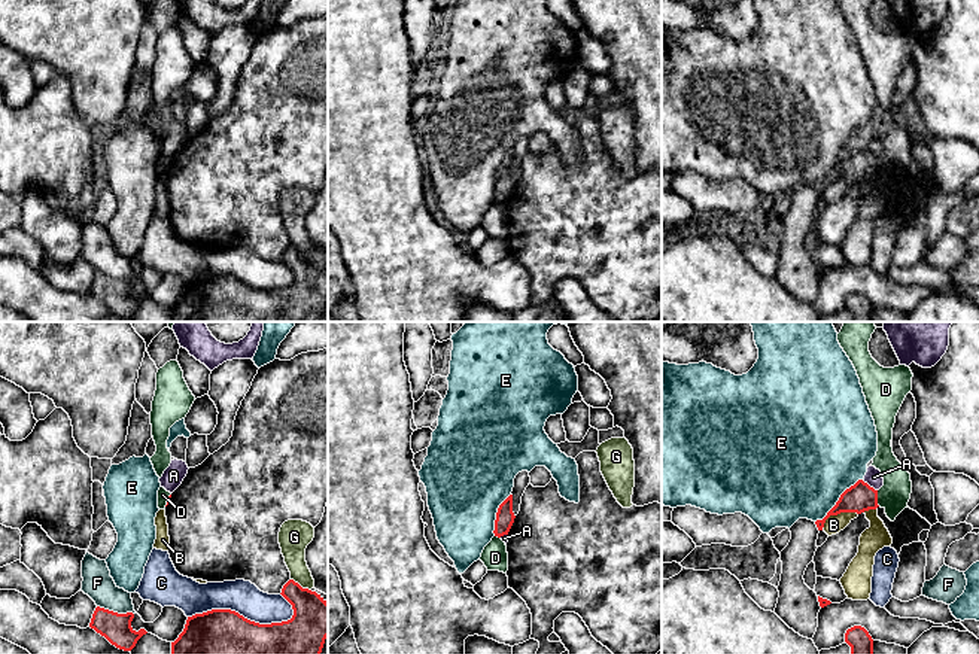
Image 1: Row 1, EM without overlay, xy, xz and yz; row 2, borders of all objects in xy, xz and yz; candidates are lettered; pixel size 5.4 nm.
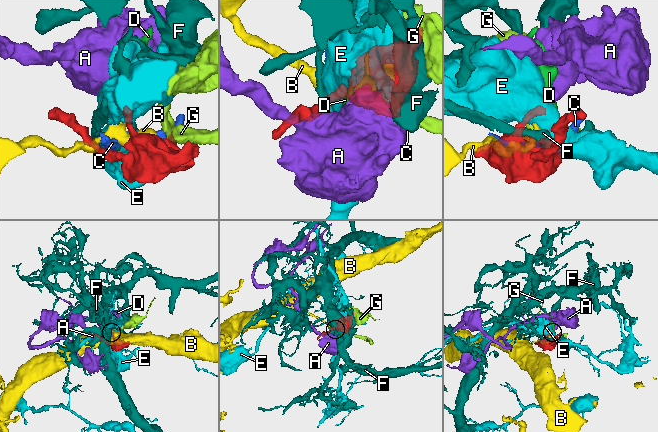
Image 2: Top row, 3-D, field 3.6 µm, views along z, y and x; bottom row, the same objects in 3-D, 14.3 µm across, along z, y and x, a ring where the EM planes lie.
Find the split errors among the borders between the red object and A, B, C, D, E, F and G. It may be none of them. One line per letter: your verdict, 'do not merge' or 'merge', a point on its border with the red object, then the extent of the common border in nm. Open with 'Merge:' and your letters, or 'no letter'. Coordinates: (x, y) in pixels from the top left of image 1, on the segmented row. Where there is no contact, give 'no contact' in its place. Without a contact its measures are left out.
Merge: no letter
A: do not merge; contact yz (867, 484); length 110 nm
B: do not merge; contact yz (838, 513); length 220 nm
C: do not merge; contact xy (243, 617); length 600 nm
D: do not merge; contact yz (876, 498); length 90 nm
E: do not merge; contact yz (839, 499); length 340 nm
F: do not merge; contact xy (115, 613); length 200 nm
G: do not merge; contact xy (300, 586); length 130 nm

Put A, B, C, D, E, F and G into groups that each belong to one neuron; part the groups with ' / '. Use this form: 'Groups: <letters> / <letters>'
Groups: A / B / C / D / E / F / G

